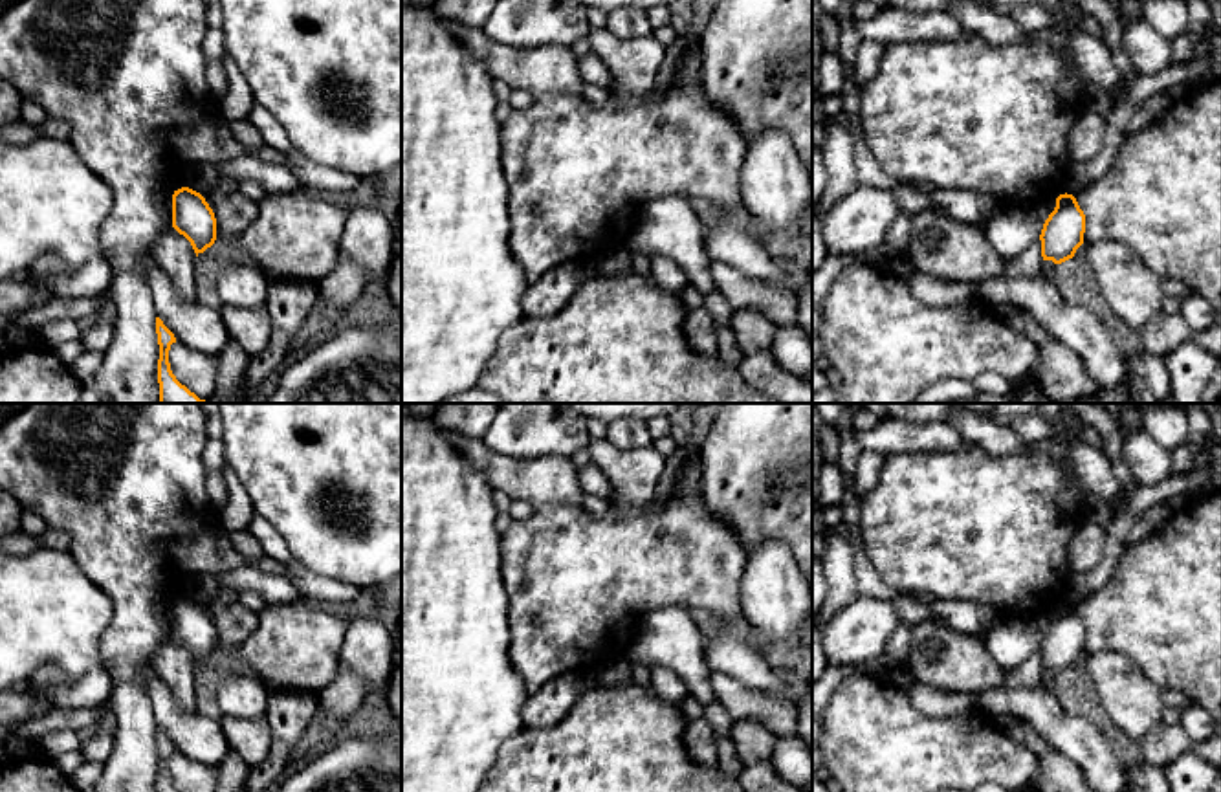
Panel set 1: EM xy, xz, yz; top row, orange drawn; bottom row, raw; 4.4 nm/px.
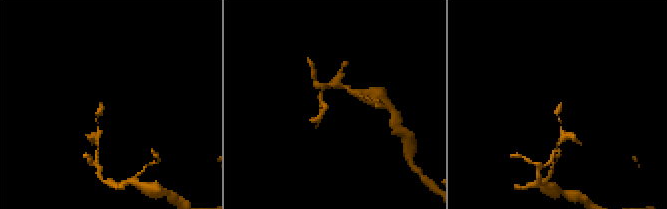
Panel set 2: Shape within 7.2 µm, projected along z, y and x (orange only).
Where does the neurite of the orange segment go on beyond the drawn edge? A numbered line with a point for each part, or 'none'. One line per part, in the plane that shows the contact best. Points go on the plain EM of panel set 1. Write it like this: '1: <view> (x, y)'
none

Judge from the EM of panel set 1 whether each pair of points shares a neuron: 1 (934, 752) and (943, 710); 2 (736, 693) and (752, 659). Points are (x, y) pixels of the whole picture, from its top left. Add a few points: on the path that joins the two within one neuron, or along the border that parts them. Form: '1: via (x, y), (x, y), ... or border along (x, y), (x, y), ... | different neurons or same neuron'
1: border along (906, 692), (930, 717), (983, 710) | different neurons
2: border along (712, 671), (721, 671), (748, 686), (776, 692) | different neurons

